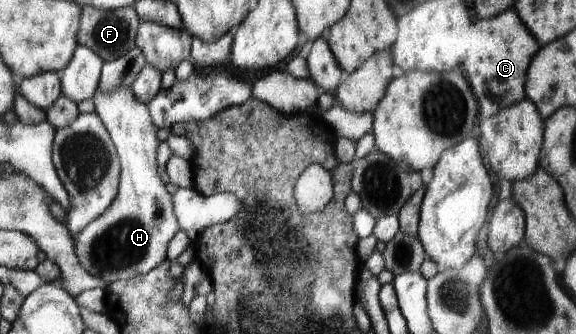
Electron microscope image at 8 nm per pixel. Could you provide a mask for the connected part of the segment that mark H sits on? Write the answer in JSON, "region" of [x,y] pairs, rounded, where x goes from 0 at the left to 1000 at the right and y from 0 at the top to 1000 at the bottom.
{"region":[[[203,263],[193,281],[165,269],[165,338],[182,377],[210,491],[205,581],[177,647],[134,695],[125,719],[137,784],[158,826],[172,826],[193,853],[210,832],[255,820],[290,772],[293,719],[313,680],[300,635],[297,581],[273,515],[278,425],[273,383],[248,305],[241,305],[227,263]]]}

